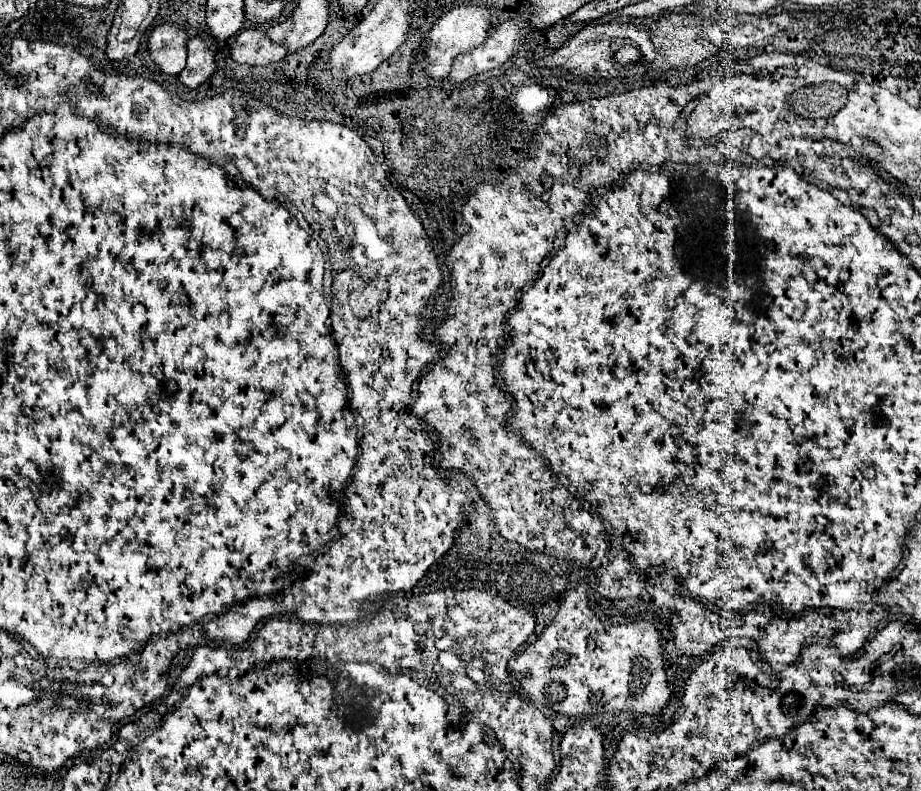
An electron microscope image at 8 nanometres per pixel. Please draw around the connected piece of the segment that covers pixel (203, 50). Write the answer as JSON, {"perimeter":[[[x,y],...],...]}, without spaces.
{"perimeter":[[[200,36],[190,38],[188,42],[188,62],[186,68],[180,72],[180,82],[188,88],[198,88],[202,82],[206,82],[216,70],[216,58],[214,52],[204,44]]]}

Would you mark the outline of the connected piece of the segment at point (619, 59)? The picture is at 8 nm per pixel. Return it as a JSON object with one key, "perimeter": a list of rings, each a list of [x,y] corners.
{"perimeter":[[[624,45],[613,58],[614,62],[618,64],[629,64],[640,60],[640,52],[632,45]]]}

